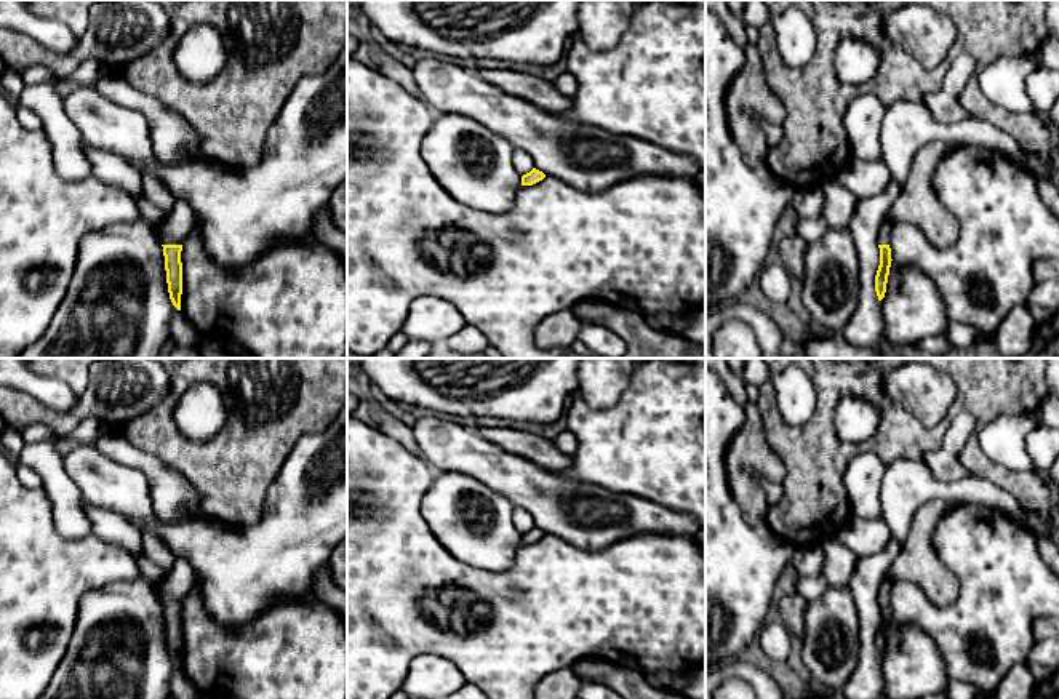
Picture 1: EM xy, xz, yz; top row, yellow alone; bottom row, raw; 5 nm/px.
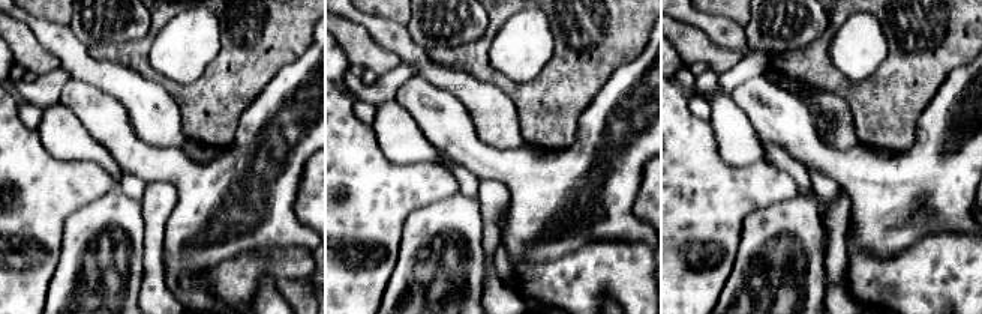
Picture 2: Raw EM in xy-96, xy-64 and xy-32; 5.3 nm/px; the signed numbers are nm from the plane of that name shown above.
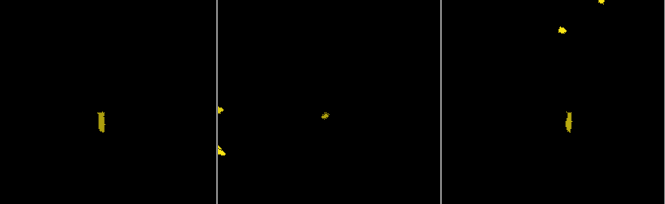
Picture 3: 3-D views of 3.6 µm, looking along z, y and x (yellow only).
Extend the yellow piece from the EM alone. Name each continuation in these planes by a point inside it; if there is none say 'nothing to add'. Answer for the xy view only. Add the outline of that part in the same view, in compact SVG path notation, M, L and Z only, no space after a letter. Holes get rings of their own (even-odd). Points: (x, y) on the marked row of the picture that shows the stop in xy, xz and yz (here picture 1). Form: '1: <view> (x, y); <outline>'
1: xy (178, 224); M176 198L171 213L157 227L162 235L162 245L182 245L195 226L195 214L187 200Z

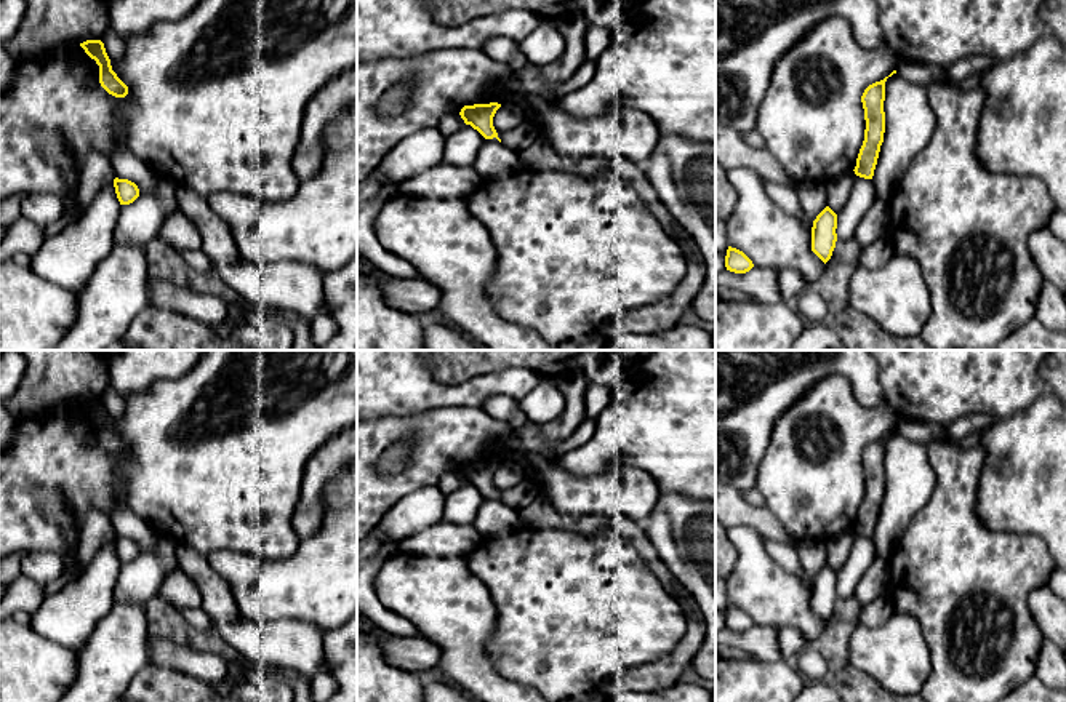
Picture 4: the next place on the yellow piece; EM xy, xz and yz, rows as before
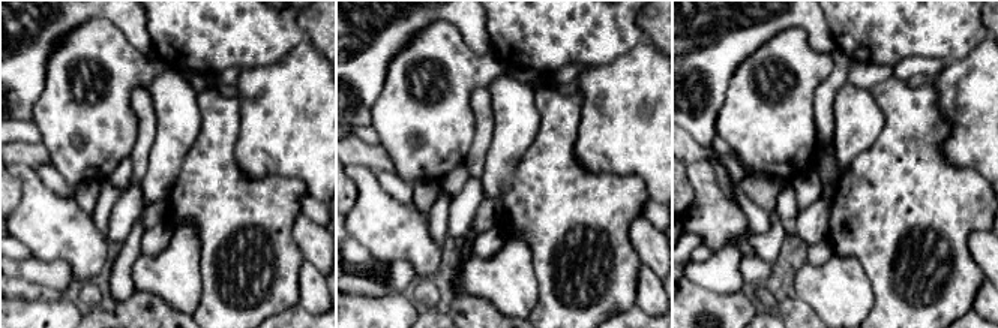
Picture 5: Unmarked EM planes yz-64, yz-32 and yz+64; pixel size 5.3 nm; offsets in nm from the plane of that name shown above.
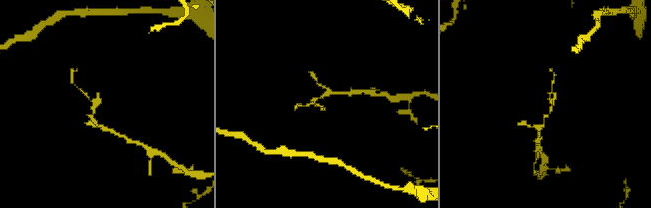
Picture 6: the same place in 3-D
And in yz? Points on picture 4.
nothing to add

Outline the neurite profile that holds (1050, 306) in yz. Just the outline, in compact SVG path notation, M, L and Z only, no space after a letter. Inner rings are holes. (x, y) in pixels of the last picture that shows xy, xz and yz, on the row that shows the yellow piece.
M1047 280L1036 299L1036 320L1050 331L1066 331L1066 296Z

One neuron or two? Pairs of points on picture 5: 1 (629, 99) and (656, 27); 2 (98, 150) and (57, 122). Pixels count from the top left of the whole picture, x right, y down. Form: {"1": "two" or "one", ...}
{"1": "two", "2": "one"}

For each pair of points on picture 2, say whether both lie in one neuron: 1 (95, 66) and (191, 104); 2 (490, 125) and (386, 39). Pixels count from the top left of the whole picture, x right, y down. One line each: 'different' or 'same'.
1: different
2: same

